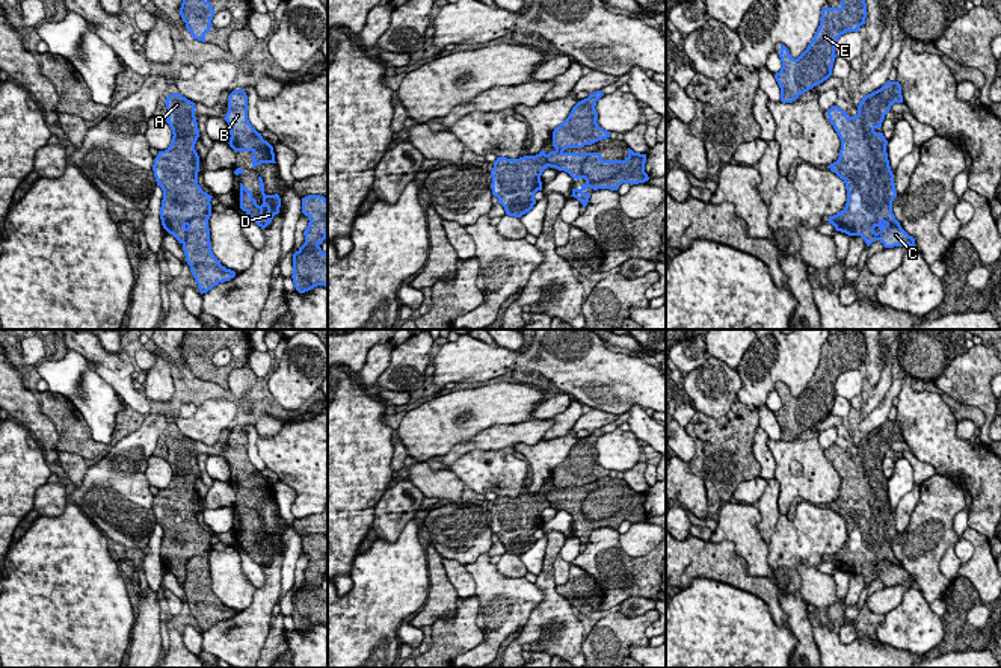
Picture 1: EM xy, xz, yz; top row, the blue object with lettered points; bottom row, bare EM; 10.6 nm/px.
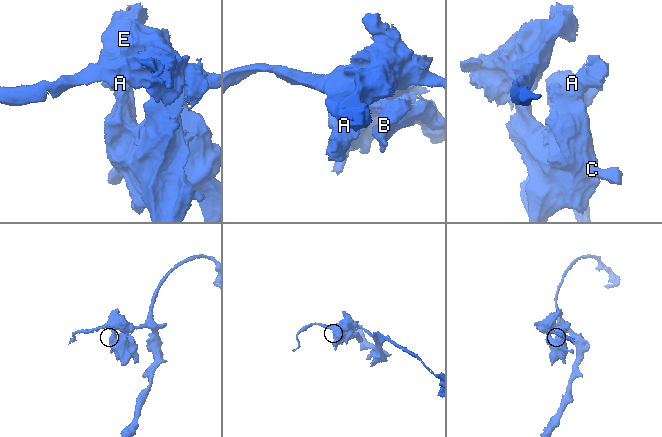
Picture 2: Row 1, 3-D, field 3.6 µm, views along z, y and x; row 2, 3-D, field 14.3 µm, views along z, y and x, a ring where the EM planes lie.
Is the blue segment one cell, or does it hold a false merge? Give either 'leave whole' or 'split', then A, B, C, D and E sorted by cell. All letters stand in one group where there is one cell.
leave whole; A B C D E

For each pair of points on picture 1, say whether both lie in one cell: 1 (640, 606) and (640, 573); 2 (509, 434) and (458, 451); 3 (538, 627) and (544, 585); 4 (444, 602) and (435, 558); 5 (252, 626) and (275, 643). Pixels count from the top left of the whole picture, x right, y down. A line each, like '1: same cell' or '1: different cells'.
1: different cells
2: same cell
3: same cell
4: same cell
5: different cells

